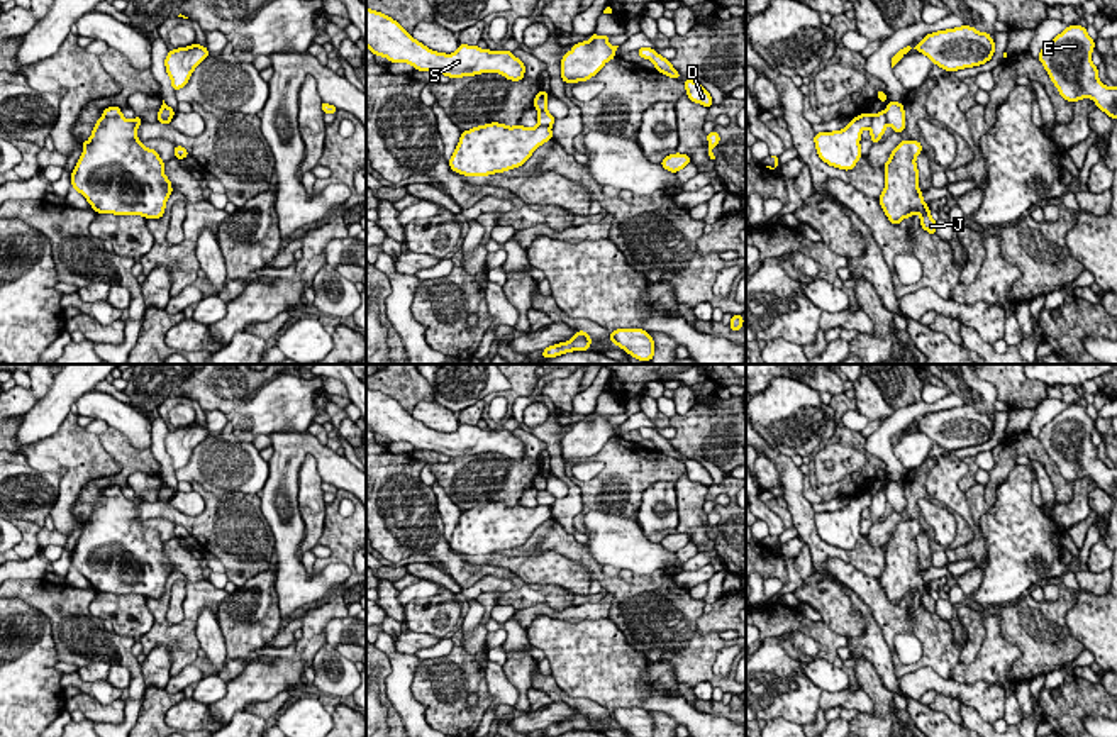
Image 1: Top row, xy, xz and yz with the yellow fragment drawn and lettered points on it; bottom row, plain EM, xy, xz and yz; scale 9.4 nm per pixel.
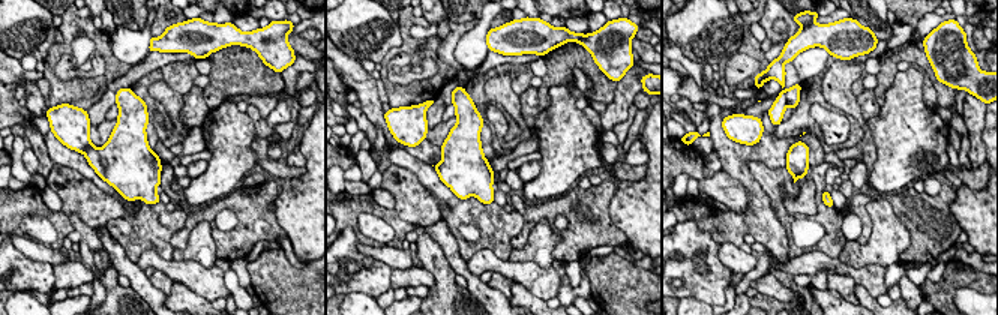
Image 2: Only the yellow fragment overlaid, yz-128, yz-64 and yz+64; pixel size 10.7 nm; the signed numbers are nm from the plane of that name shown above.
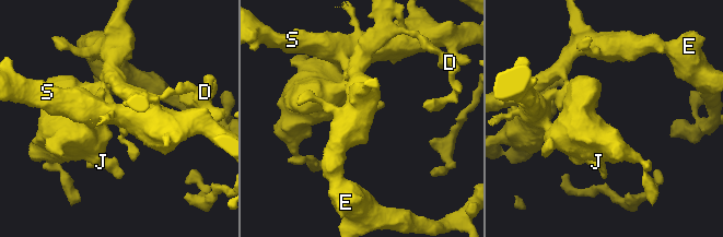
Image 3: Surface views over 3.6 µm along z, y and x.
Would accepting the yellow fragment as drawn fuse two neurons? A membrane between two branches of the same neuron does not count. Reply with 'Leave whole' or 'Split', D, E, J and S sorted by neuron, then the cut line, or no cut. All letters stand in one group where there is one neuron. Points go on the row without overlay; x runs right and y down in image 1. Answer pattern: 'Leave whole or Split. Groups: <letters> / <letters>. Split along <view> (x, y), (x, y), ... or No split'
Split. Groups: D E / J S. Split along xz (538, 504), (550, 505)

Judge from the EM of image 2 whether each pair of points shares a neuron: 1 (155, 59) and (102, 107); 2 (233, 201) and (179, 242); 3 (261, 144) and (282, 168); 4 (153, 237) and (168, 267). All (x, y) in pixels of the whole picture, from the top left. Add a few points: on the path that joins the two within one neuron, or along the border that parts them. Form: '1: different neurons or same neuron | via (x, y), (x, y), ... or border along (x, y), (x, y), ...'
1: same neuron | via (140, 71), (119, 83), (111, 92)
2: same neuron | via (218, 204), (209, 213), (200, 215), (188, 227)
3: same neuron | via (261, 152), (275, 168)
4: different neurons | border along (171, 260), (144, 251), (135, 261)

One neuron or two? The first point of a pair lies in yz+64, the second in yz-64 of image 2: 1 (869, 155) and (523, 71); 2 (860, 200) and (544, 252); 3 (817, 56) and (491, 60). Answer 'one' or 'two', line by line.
1: two
2: two
3: two

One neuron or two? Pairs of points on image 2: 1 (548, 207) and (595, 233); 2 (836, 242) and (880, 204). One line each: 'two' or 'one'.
1: one
2: two

